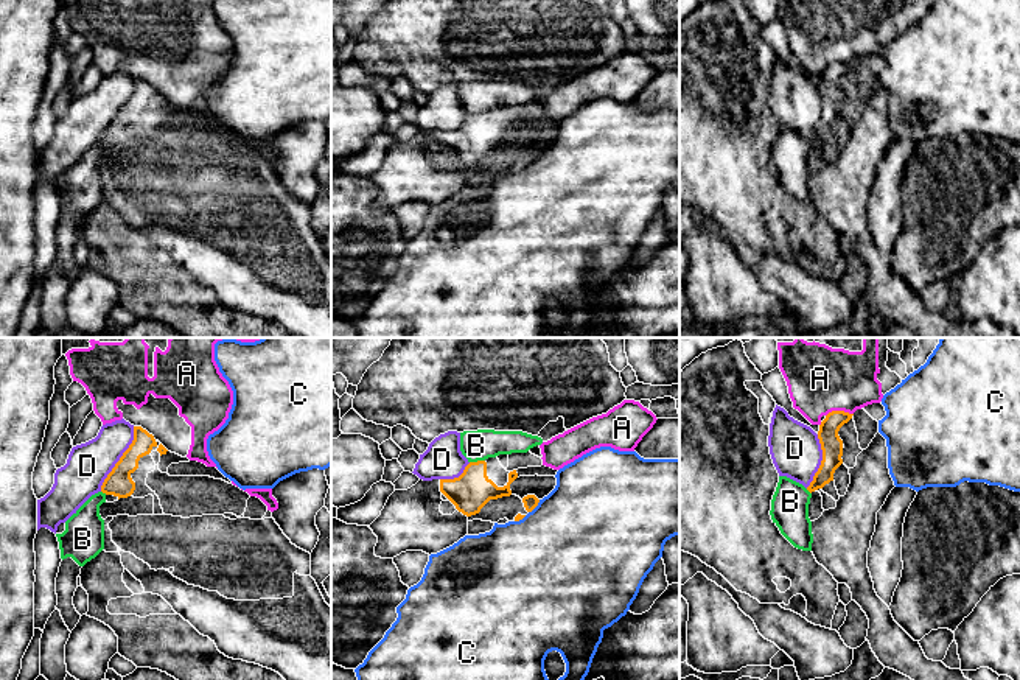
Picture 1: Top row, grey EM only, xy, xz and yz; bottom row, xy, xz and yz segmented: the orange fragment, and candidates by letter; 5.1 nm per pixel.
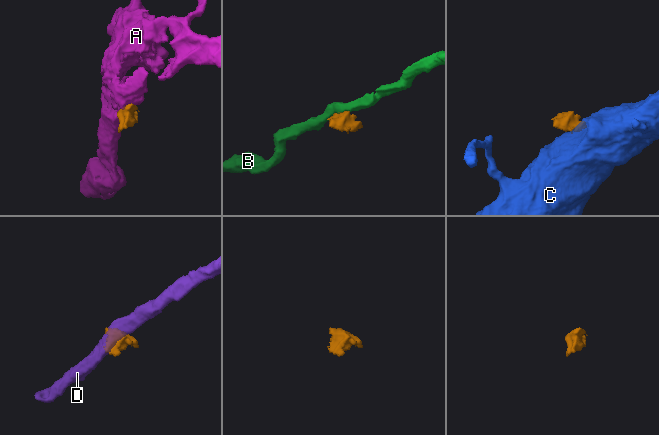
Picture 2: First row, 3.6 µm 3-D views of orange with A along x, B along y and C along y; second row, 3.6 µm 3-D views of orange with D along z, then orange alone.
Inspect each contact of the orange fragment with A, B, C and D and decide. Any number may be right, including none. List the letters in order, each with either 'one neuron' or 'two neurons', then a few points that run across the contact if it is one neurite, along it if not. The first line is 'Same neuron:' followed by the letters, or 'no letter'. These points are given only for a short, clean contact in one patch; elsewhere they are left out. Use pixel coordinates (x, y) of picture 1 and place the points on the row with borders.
Same neuron: no letter
A: two neurons; line yz (852, 413), (831, 411), (826, 416)
B: two neurons; line xz (484, 459), (470, 462)
C: two neurons; line xz (540, 500), (529, 512)
D: two neurons; line xy (134, 427), (132, 442), (100, 490)

